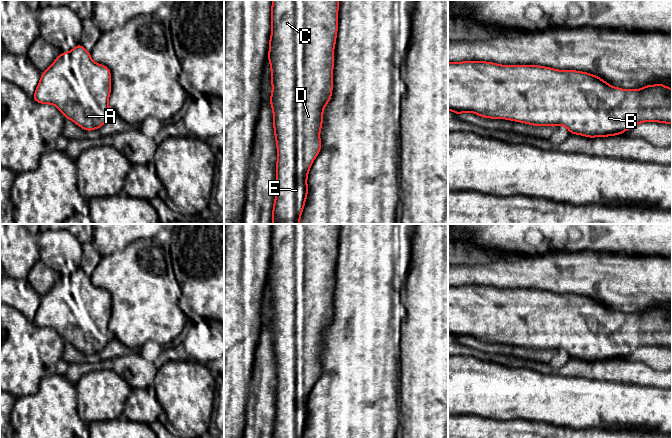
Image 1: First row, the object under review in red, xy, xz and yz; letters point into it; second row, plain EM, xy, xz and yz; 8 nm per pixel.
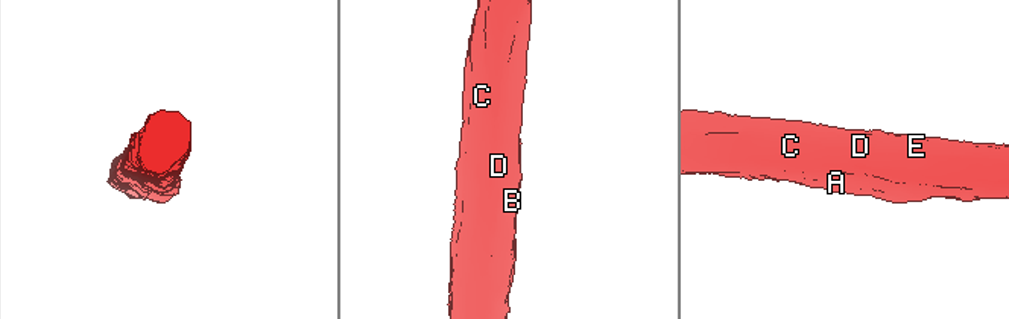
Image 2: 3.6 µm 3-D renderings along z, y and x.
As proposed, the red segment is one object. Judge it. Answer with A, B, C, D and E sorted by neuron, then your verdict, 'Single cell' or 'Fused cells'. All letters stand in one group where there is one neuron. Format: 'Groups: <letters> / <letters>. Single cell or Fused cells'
Groups: A B C D E. Single cell

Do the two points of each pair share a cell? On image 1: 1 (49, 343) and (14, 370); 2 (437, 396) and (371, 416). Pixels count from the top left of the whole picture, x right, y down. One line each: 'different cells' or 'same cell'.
1: same cell
2: different cells

